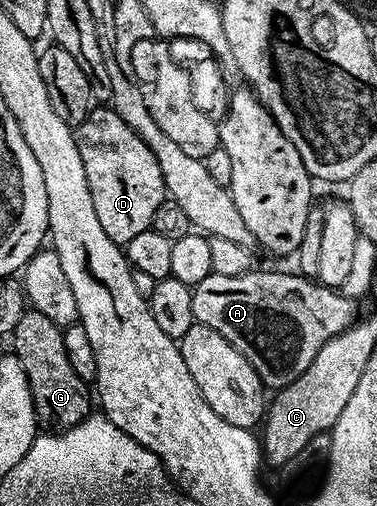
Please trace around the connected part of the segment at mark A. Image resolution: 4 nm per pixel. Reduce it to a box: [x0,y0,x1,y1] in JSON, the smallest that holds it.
[191,269,359,389]

